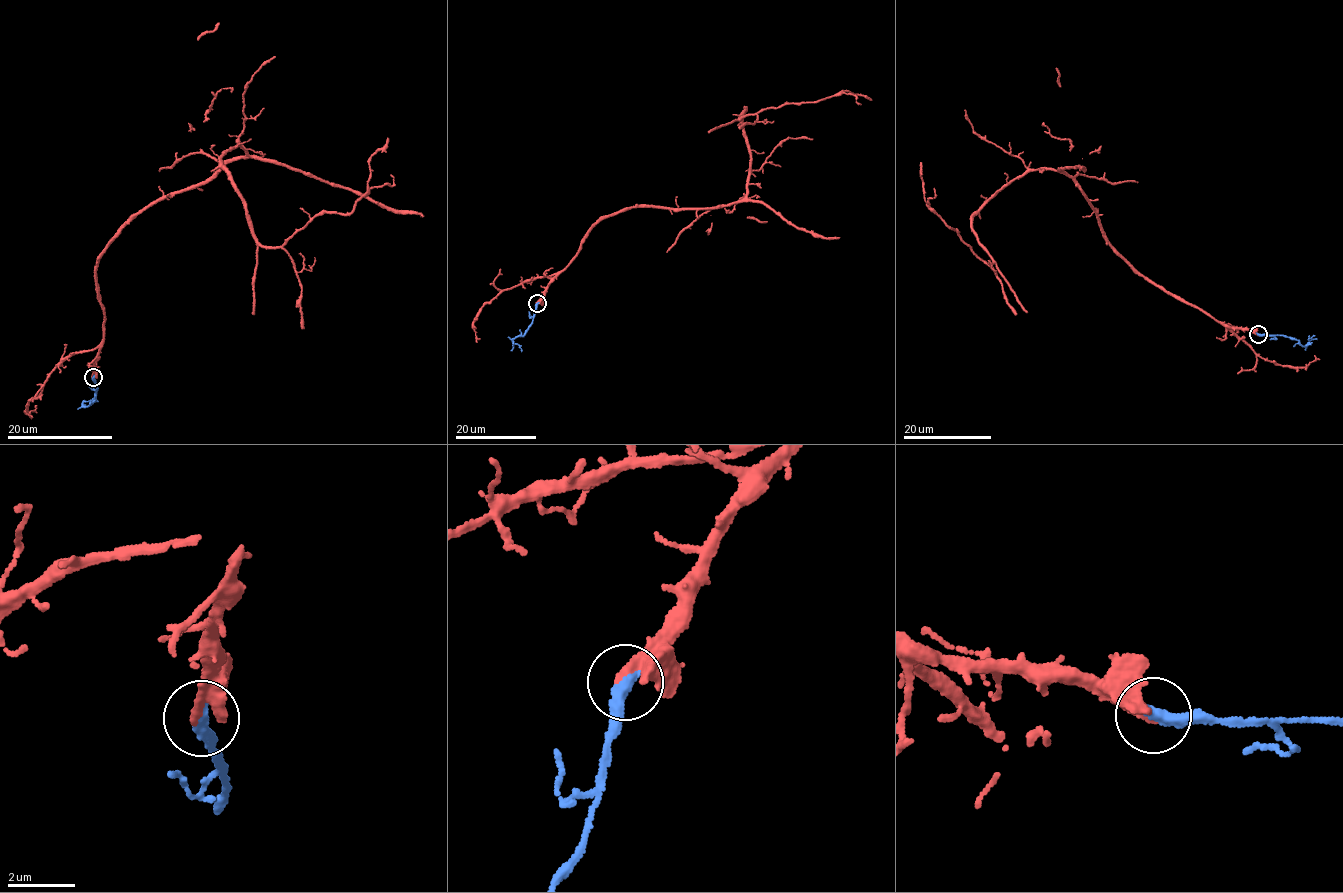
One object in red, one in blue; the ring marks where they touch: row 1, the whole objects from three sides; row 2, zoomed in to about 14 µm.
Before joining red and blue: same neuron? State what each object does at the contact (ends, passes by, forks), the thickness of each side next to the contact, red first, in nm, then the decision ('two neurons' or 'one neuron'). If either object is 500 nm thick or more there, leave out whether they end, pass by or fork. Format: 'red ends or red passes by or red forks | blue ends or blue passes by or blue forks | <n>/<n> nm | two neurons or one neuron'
red ends | blue ends | 360/400 nm | one neuron

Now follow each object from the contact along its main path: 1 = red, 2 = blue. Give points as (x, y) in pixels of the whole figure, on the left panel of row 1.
1: (93, 377), (94, 273), (129, 220), (235, 140), (253, 237), (283, 246), (351, 212), (388, 137)
2: (93, 377), (98, 388), (94, 400), (90, 405), (84, 406), (83, 403), (97, 401)

